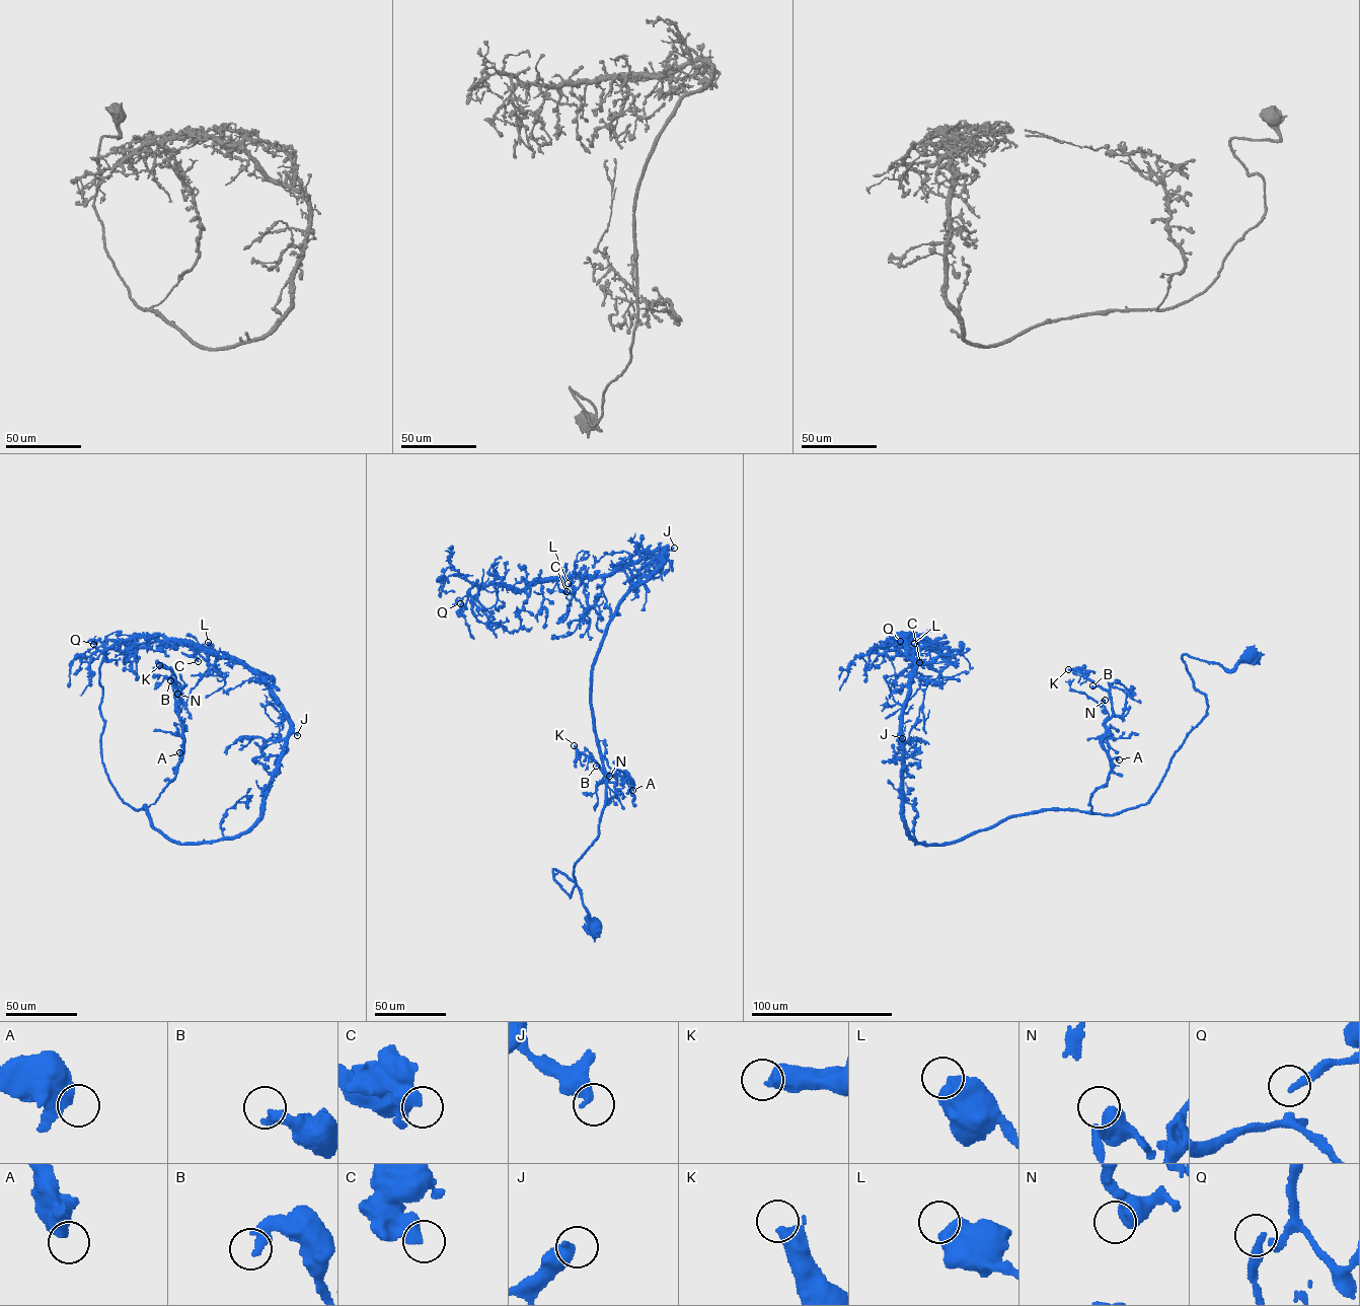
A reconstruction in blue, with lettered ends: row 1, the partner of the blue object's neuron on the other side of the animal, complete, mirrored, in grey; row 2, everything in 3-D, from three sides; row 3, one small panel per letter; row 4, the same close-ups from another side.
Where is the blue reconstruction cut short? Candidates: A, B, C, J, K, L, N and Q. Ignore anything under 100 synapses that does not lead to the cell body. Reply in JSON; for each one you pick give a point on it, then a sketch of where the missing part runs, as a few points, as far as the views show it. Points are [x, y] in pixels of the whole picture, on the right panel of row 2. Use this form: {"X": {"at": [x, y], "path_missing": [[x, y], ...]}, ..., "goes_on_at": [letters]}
{"K": {"at": [1068, 669], "path_missing": [[1068, 669], [986, 652], [956, 671], [943, 697]]}, "goes_on_at": ["K"]}

